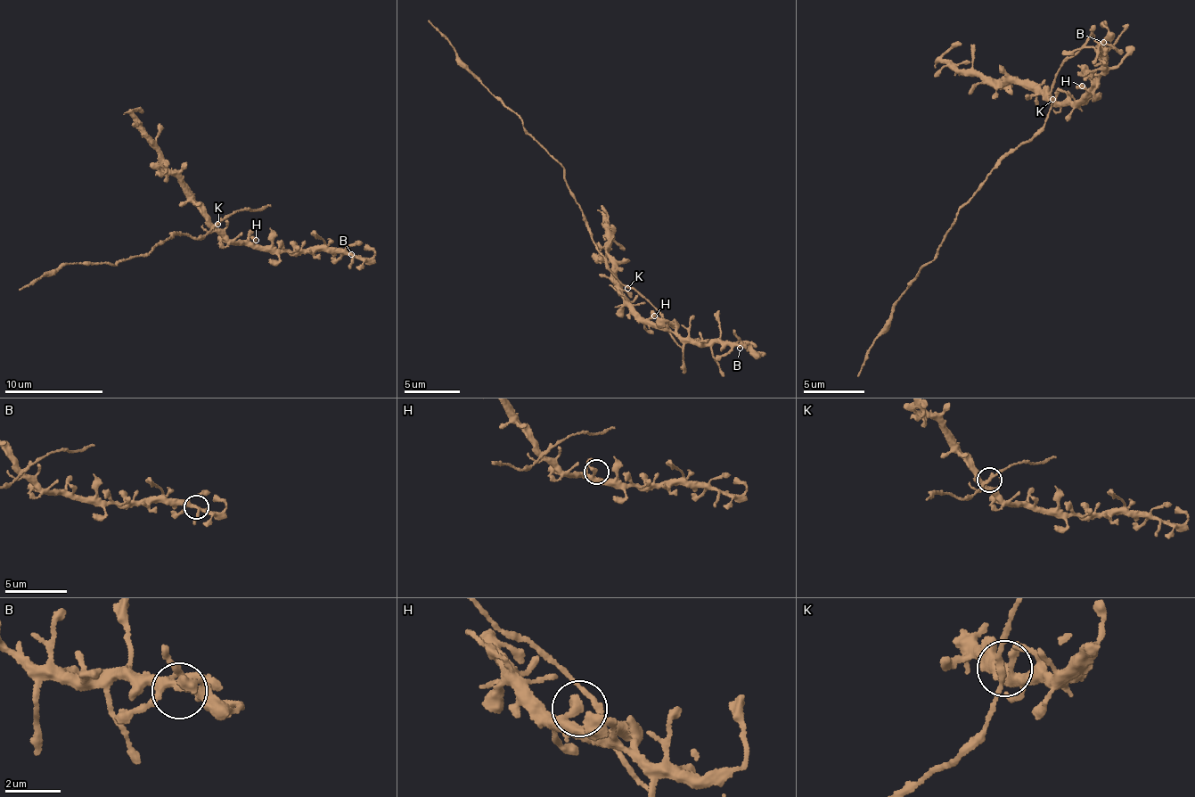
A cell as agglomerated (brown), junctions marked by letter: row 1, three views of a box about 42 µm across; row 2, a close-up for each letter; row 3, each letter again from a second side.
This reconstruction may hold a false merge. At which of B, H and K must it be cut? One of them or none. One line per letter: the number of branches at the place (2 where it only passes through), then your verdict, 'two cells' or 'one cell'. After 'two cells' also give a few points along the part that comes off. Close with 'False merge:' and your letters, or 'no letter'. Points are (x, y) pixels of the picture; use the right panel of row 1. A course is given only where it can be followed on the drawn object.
B: branches 5; one cell
H: branches 2; one cell
K: branches 5; one cell
False merge: no letter

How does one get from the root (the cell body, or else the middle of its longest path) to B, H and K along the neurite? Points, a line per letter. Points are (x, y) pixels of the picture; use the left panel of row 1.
B: (184, 234), (198, 239), (214, 225), (228, 241), (269, 246), (293, 252), (335, 247), (351, 254)
H: (184, 234), (198, 239), (214, 225), (231, 240), (243, 242), (256, 240)
K: (184, 234), (198, 239), (218, 223)

